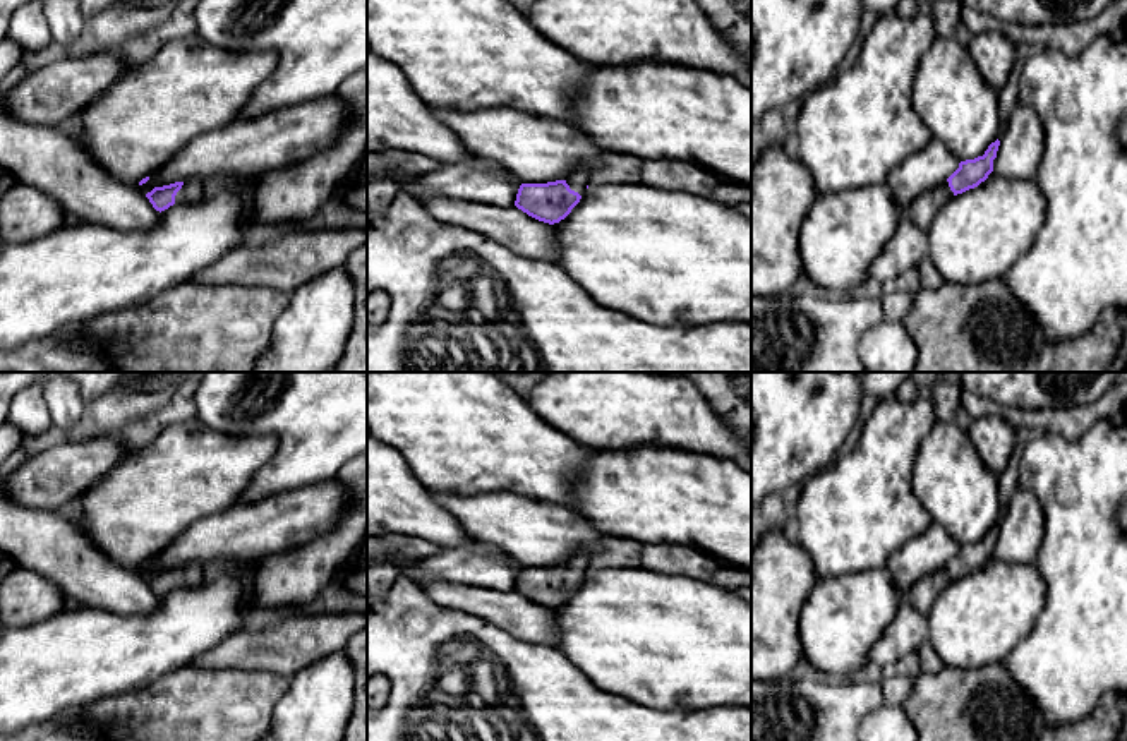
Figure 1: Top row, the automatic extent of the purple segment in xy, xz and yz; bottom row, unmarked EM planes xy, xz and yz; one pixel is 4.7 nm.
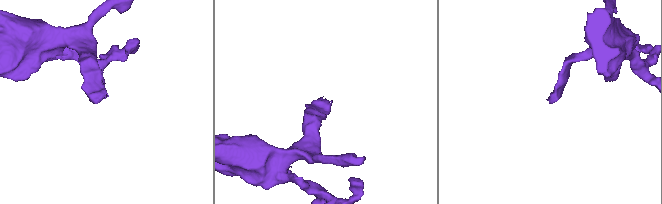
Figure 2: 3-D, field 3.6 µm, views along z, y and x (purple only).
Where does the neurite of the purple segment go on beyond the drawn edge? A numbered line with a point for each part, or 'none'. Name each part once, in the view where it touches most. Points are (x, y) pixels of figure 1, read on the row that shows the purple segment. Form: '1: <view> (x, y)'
1: xy (194, 189)

